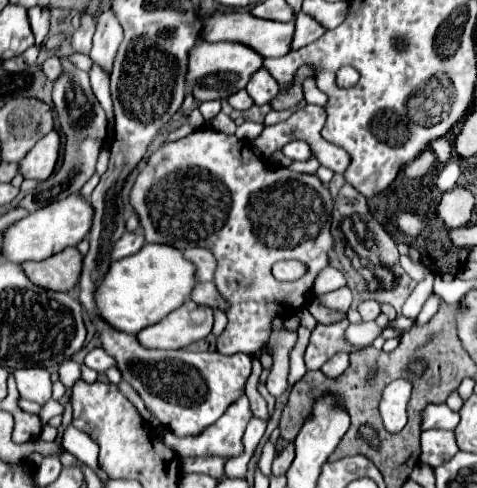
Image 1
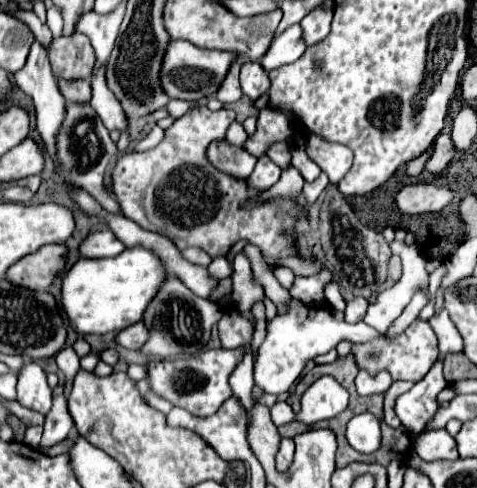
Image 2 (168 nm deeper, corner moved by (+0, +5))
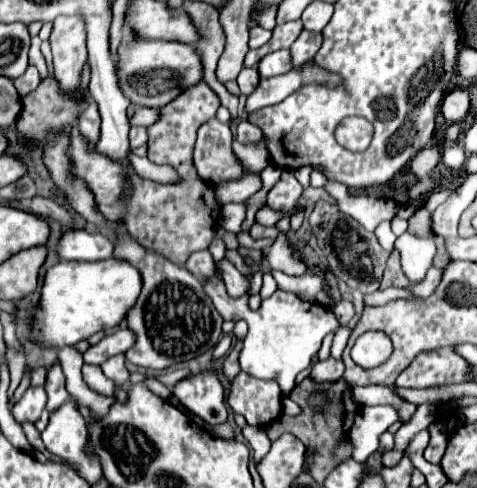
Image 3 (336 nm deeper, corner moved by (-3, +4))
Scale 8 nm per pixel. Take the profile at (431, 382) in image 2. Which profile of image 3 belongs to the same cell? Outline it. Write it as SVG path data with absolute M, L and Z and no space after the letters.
M372 406L362 408L350 430L350 438L354 442L352 458L356 462L364 462L372 452L378 450L378 438L382 432L388 430L390 424L398 422L398 414L392 406Z

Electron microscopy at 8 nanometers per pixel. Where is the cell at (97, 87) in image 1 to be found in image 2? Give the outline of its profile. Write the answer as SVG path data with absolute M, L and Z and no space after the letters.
M125 1L117 11L109 13L107 17L101 17L101 15L89 11L89 13L83 13L79 17L79 21L75 23L76 32L87 35L93 43L93 49L95 49L95 55L97 55L93 75L103 65L107 65L107 59L111 55L111 49L113 49L113 43L115 43L115 37L117 37L121 19L123 19L123 11L125 11Z

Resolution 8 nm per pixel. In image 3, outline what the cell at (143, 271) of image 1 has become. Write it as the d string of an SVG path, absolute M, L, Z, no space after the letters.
M108 258L104 262L58 262L48 268L40 298L32 308L30 342L42 348L74 346L100 330L108 330L124 320L128 306L136 302L142 278L134 266Z

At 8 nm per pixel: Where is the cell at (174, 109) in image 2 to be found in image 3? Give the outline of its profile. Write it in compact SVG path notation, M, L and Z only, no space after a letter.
M138 108L130 118L130 126L150 126L152 122L156 122L156 118L158 118L158 110Z

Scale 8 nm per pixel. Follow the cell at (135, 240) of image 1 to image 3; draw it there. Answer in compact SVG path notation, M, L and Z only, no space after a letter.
M70 230L60 236L56 254L60 260L84 260L96 262L110 258L114 244L102 234L88 234L86 230Z

